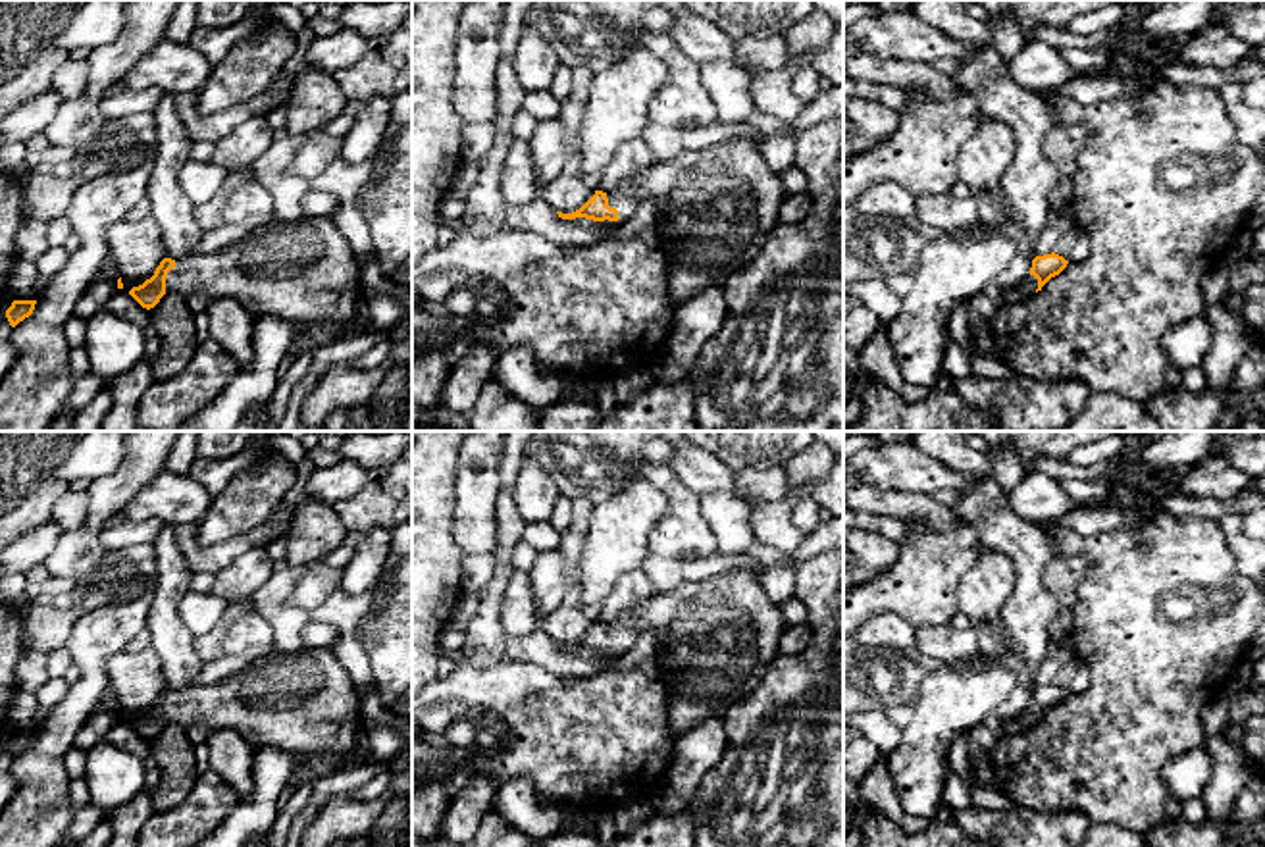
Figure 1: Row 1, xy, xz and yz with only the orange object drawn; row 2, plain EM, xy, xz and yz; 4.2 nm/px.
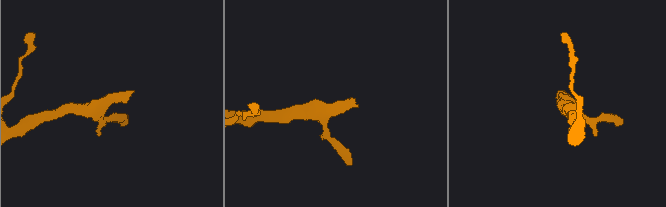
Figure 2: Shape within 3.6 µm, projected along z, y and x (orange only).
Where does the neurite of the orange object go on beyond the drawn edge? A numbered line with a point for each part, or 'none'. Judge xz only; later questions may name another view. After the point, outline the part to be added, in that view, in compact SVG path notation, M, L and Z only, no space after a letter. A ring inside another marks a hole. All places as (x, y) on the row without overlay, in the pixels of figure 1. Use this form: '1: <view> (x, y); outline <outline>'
1: xz (717, 638); outline M741 568L668 593L651 591L607 624L620 651L633 647L641 631L657 637L670 695L668 724L676 735L743 701L780 656L786 628L757 574Z

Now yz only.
1: yz (1027, 718); outline M1026 706L1015 720L1007 724L1009 733L1022 733L1036 726L1038 710L1034 706Z

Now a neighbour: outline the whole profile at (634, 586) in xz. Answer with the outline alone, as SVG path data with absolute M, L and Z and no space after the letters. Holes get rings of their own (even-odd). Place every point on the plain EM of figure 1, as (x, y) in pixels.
M641 570L626 574L607 597L603 616L599 622L608 624L616 620L626 608L643 601L651 591L653 585Z

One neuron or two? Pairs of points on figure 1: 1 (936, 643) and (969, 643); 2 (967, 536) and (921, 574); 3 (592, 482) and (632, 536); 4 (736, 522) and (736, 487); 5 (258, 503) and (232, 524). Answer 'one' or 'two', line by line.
1: one
2: one
3: two
4: two
5: one

